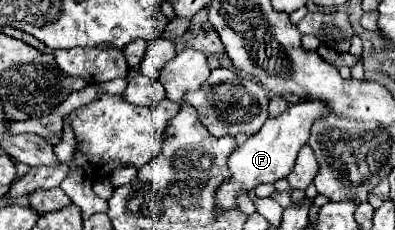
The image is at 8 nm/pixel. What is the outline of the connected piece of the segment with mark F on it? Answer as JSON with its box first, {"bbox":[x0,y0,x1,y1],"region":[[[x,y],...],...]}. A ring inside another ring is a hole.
{"bbox":[216,100,330,210],"region":[[[306,100],[306,102],[292,104],[284,114],[280,114],[276,118],[268,118],[268,122],[264,122],[260,132],[250,136],[242,146],[238,146],[232,152],[232,156],[228,160],[228,168],[232,172],[232,178],[228,182],[224,182],[218,190],[218,194],[216,194],[218,208],[220,210],[236,208],[238,206],[236,198],[242,190],[250,192],[250,190],[254,190],[256,186],[260,186],[264,182],[276,182],[276,180],[284,178],[292,170],[300,148],[308,142],[312,124],[316,120],[328,116],[328,114],[330,114],[330,106],[326,102]]]}

